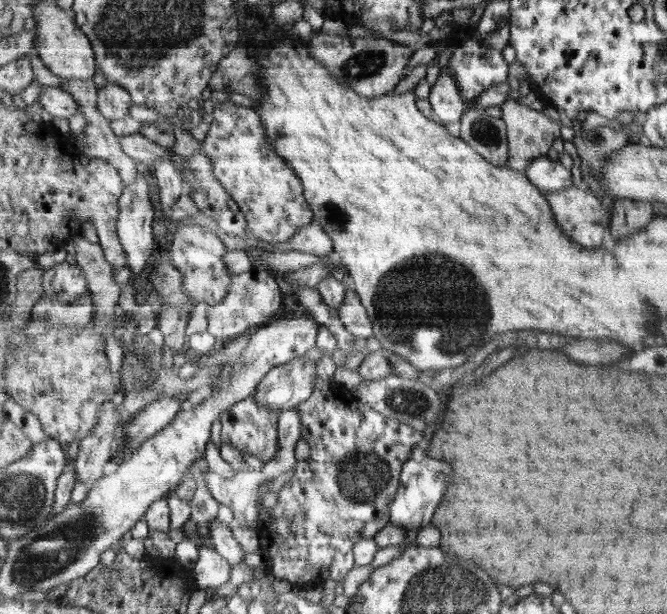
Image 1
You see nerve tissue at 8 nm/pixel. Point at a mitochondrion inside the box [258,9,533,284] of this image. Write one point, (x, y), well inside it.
(366, 63)

